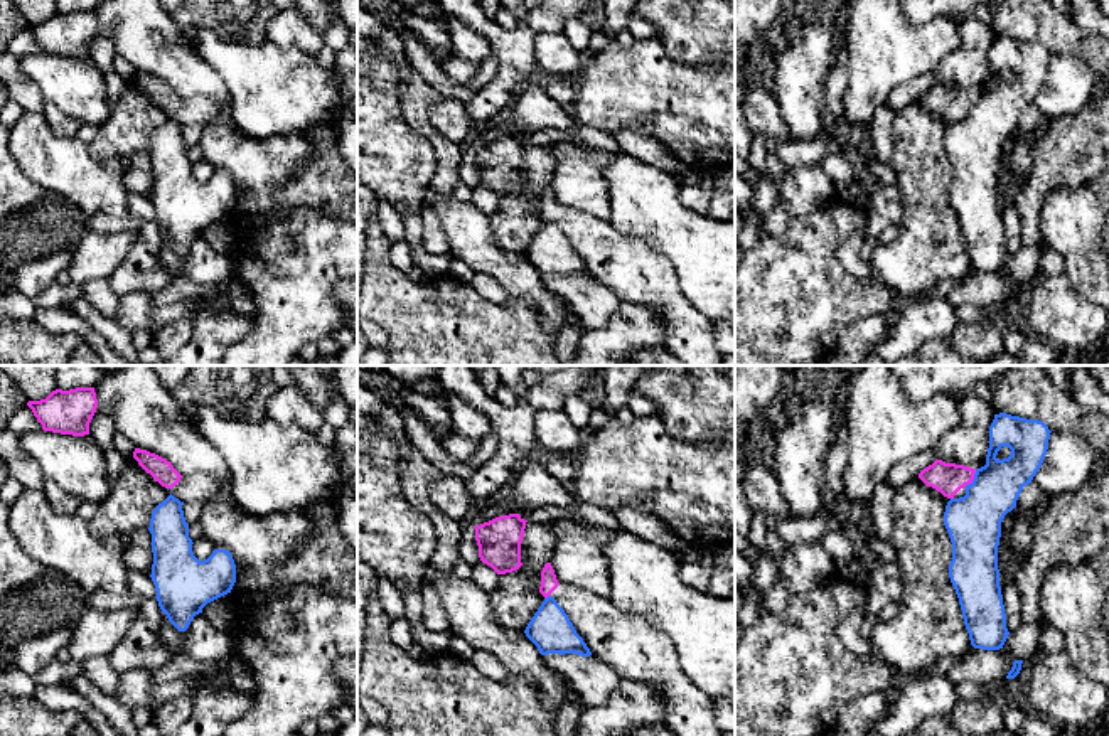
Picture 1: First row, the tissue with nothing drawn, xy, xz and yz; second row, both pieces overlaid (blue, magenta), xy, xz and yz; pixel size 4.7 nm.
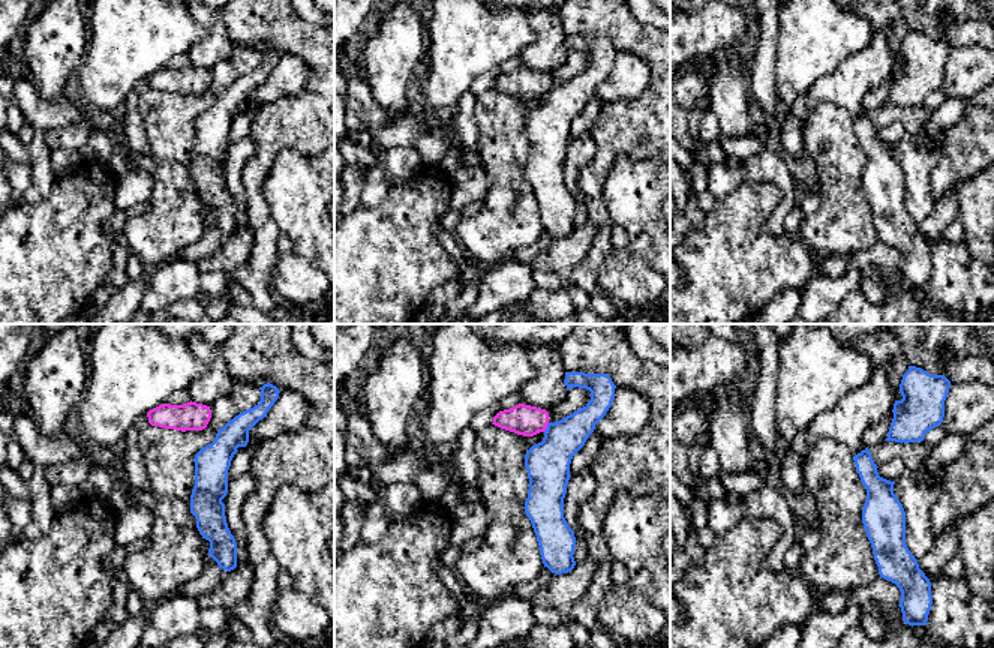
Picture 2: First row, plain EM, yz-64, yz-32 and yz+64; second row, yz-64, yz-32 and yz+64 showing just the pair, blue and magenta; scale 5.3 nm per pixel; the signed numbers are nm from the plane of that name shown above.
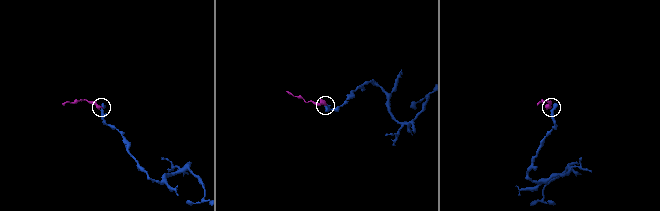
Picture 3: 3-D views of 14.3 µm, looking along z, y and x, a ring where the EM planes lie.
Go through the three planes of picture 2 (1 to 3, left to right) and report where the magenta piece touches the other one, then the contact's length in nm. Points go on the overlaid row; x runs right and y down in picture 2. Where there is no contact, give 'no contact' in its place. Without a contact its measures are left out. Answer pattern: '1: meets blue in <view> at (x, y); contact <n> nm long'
1: no contact
2: meets blue in yz-32 at (547, 428); contact 60 nm long
3: no contact

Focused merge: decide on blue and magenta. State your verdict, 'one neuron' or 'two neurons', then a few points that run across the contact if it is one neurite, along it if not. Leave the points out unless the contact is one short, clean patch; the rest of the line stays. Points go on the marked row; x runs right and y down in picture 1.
two neurons; line yz (976, 470), (975, 477), (964, 485)

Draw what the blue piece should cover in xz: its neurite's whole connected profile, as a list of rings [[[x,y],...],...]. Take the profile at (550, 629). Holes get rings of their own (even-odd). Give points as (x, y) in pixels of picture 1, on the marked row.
[[[553,596],[544,598],[544,601],[528,623],[524,633],[538,647],[541,655],[592,655],[583,638],[576,633],[568,615]]]

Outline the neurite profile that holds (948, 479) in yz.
[[[935,460],[919,473],[919,478],[944,497],[959,499],[966,495],[966,487],[972,483],[974,473],[974,468]]]

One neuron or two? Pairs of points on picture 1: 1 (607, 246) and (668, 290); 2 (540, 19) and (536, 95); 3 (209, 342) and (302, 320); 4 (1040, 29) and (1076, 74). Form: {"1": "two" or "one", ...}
{"1": "one", "2": "two", "3": "two", "4": "two"}

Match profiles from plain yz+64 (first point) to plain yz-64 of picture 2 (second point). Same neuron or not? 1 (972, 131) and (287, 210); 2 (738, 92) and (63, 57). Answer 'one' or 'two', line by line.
1: two
2: one

